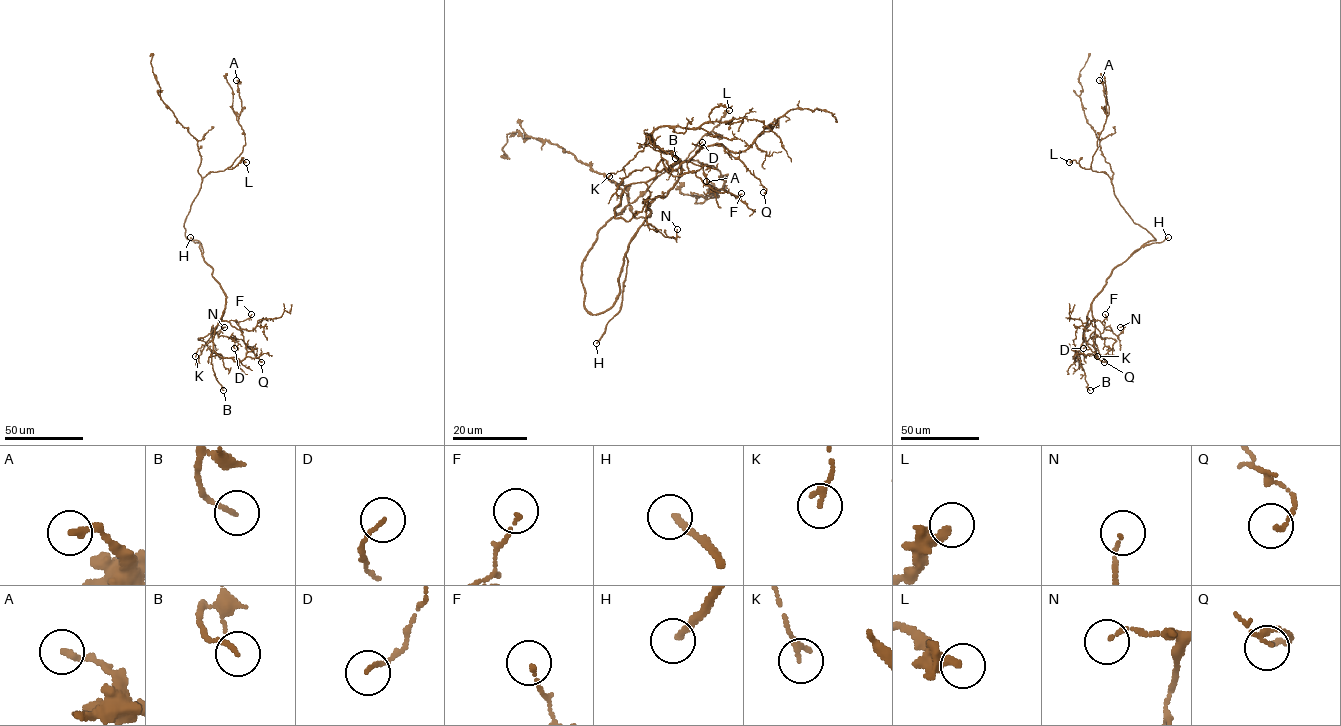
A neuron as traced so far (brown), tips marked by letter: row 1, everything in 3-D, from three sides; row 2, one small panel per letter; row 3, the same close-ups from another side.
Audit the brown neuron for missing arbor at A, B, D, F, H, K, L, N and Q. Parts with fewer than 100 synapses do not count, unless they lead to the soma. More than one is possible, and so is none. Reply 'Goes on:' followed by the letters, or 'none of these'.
Goes on: H

